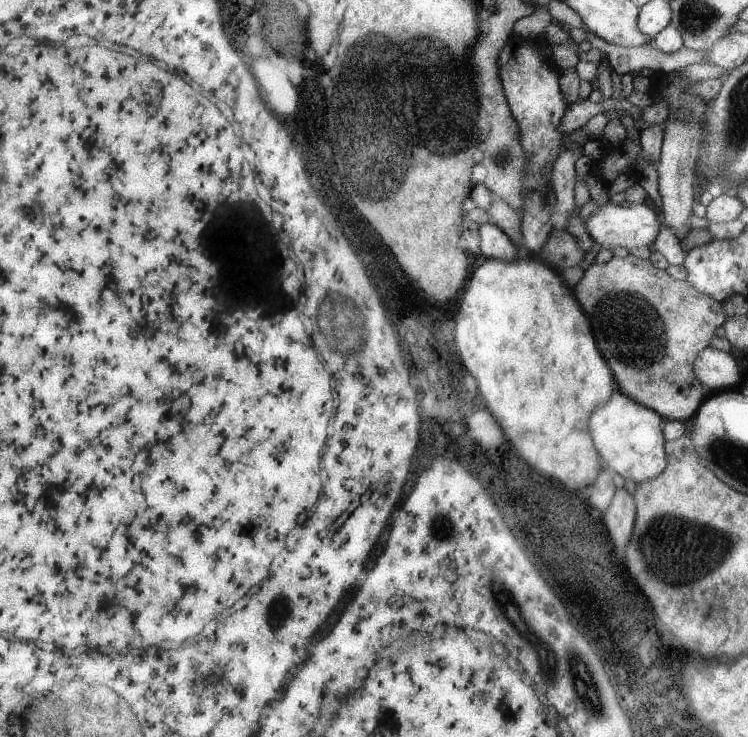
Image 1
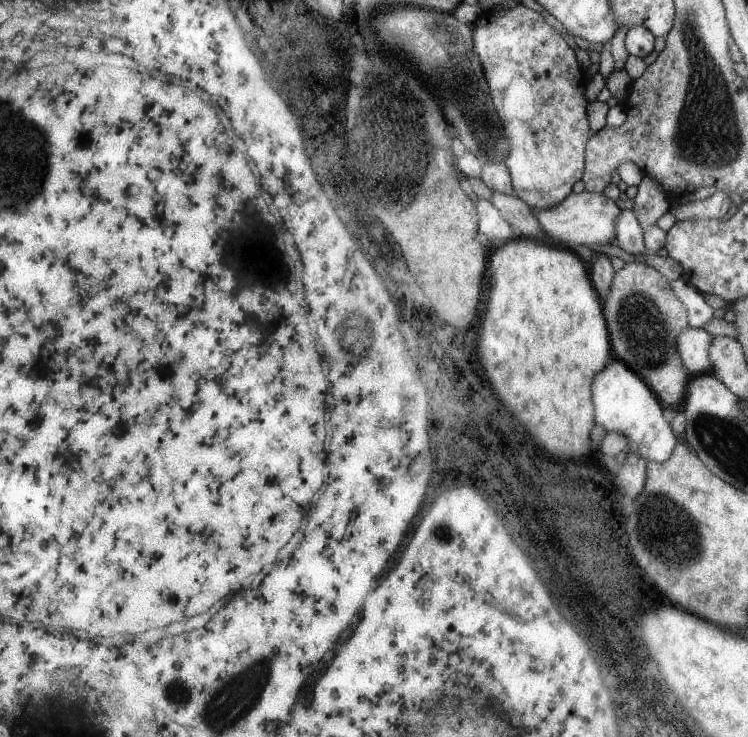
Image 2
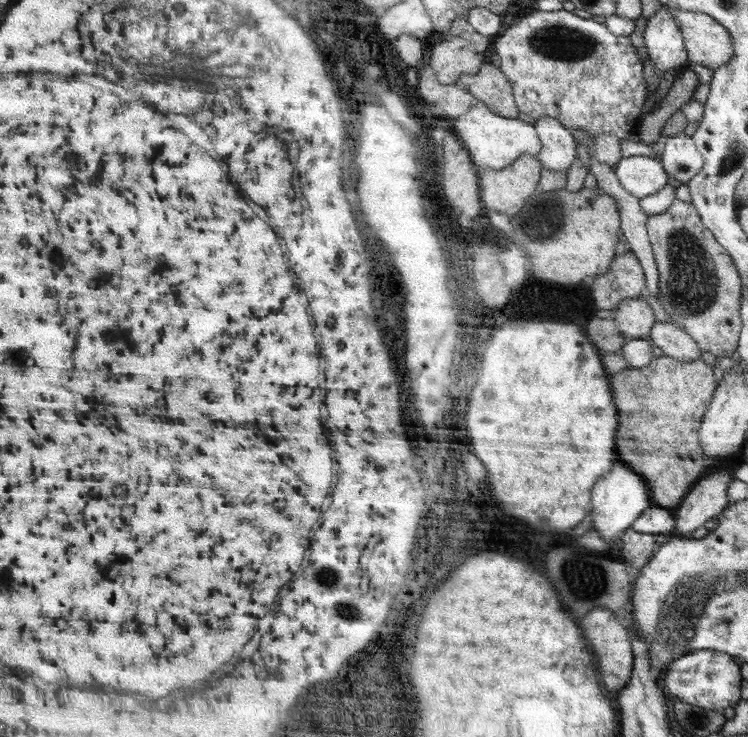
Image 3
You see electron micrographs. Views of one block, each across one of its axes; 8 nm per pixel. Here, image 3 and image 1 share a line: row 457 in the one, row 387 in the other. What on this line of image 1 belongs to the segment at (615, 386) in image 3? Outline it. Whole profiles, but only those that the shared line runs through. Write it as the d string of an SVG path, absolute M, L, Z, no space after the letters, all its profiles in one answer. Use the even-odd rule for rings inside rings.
M630 254L624 258L613 256L610 261L601 264L592 263L583 272L583 277L573 289L576 292L576 298L580 298L580 302L584 302L584 310L588 310L588 318L592 318L592 326L596 326L596 338L600 338L600 350L604 350L604 358L608 358L608 366L612 366L612 370L616 370L616 378L620 378L620 390L624 394L630 395L636 402L657 411L668 421L684 422L684 420L692 418L698 412L699 406L711 394L711 391L703 385L695 374L695 358L709 346L710 340L714 336L714 330L726 322L728 316L723 309L723 303L719 299L712 298L711 295L696 290L688 281L678 281L672 278L666 270L654 267L649 259L636 258Z

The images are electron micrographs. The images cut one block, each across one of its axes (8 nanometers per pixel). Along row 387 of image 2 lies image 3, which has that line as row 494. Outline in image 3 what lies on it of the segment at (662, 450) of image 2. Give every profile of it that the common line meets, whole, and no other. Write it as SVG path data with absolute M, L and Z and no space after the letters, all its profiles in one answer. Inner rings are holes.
M618 460L616 468L612 468L612 472L608 472L608 476L604 476L604 480L600 478L600 484L596 484L596 492L592 492L590 520L592 520L593 528L609 545L612 544L614 536L622 535L644 510L655 504L644 478L630 466L624 462L620 464L620 462L622 461Z

